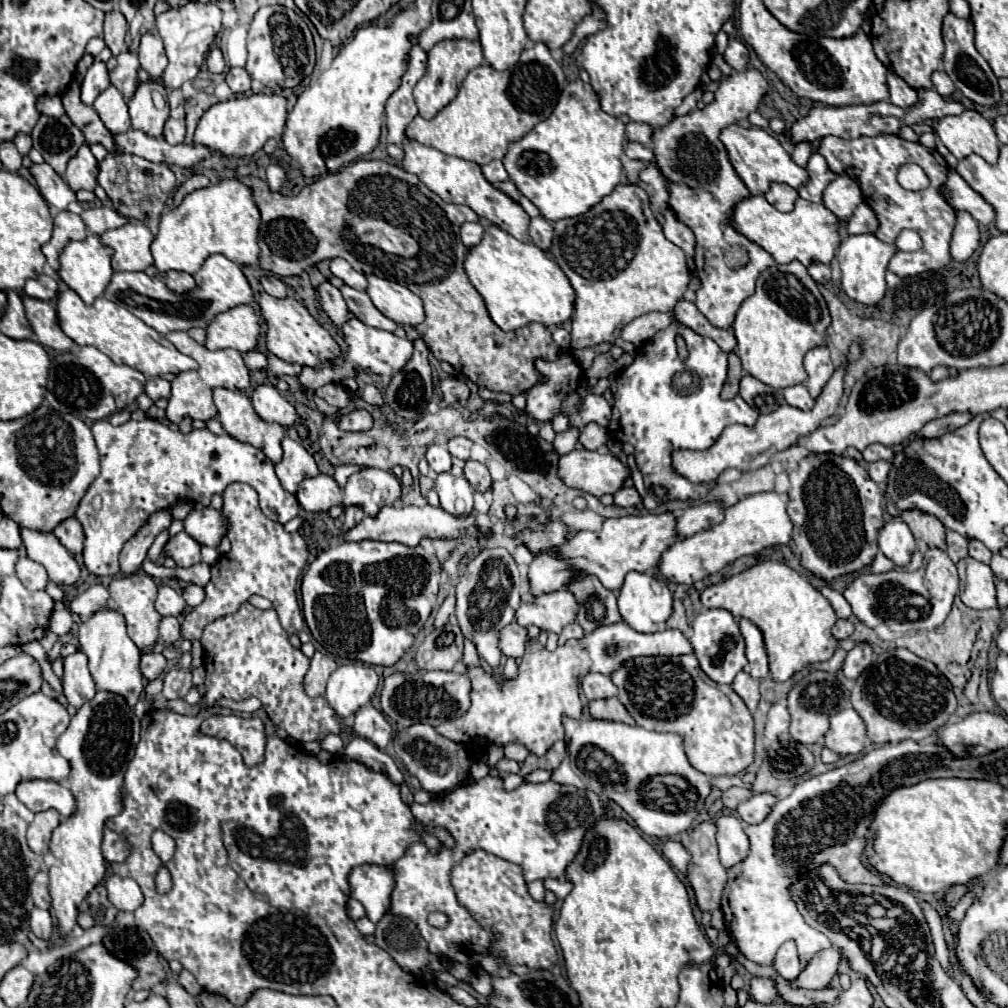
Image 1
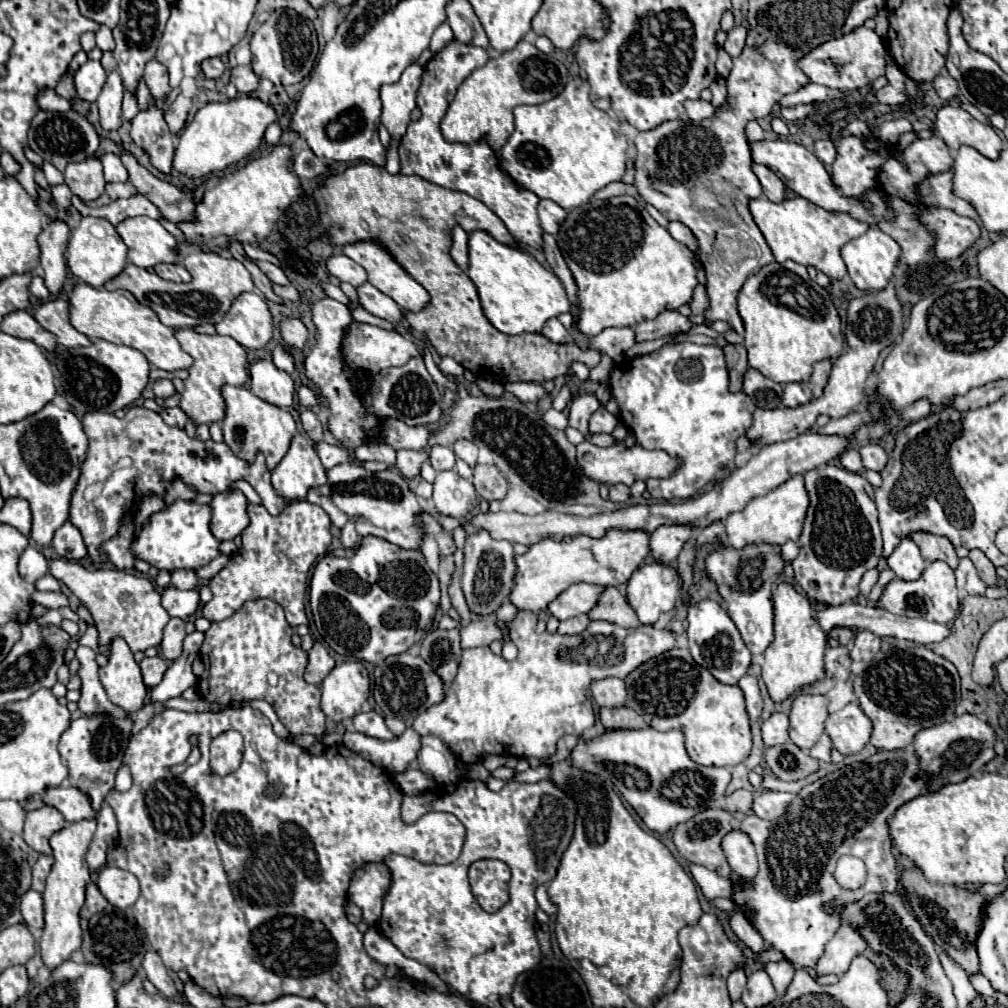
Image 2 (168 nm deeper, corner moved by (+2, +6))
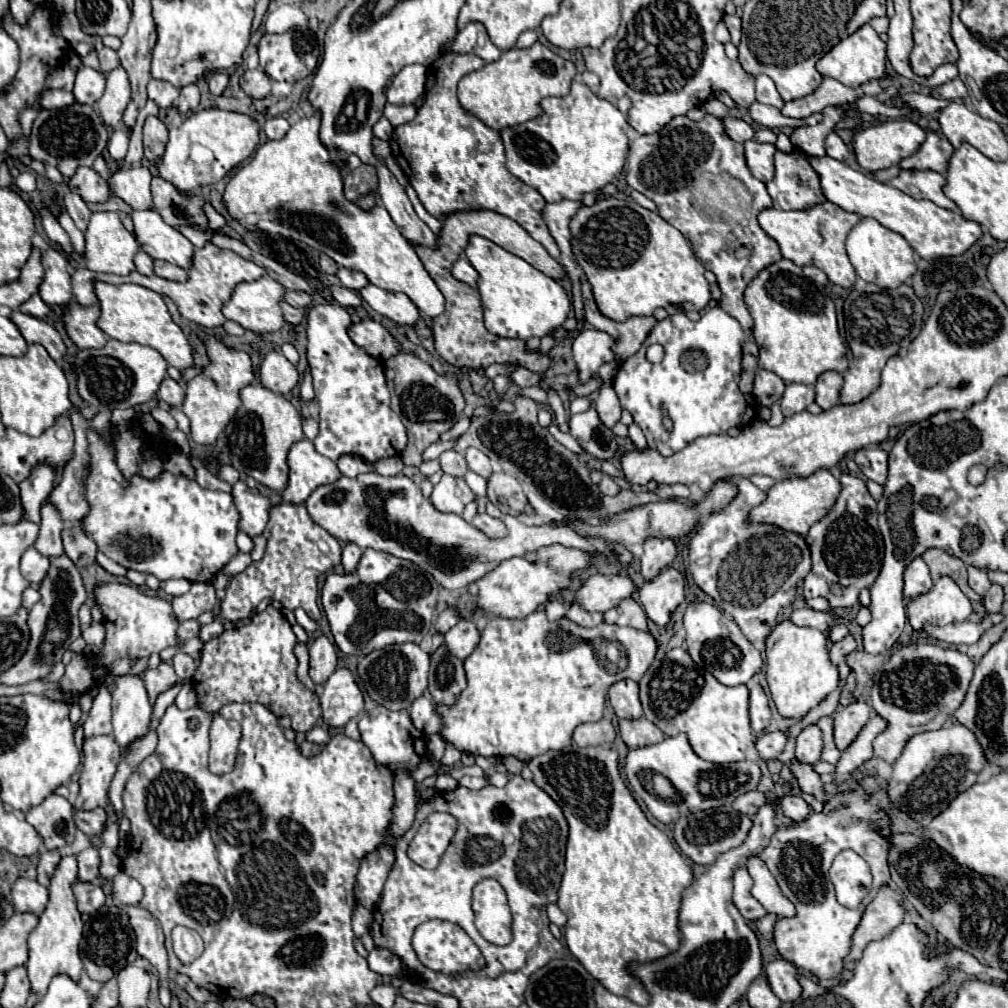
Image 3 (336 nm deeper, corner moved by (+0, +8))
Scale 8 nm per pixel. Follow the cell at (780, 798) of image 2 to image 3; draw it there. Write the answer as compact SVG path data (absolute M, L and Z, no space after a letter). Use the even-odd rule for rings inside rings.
M794 794L782 796L782 814L784 814L786 818L796 820L796 822L802 822L802 820L808 818L810 812L812 812L812 810L808 808L808 804L806 804L802 798L798 798L798 796L794 796Z

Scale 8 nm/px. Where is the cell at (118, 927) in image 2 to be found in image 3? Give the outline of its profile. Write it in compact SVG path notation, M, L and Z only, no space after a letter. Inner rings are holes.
M106 904L96 914L92 914L84 940L80 944L80 958L88 970L88 976L98 982L108 982L122 968L134 964L134 960L138 958L134 944L134 930L128 924L128 914L122 908L114 904Z

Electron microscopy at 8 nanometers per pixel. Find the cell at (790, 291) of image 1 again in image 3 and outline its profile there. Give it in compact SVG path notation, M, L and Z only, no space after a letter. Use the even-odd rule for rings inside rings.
M778 260L766 266L744 292L746 306L754 318L754 340L760 348L758 366L774 372L786 384L814 384L826 370L844 372L848 368L846 346L838 332L836 308L830 296L816 288L792 260Z

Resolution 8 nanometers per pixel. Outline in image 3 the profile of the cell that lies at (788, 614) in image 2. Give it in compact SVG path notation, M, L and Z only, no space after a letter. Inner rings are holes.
M784 618L766 638L766 680L782 716L806 716L838 686L838 668L828 658L826 636L816 628L802 628L790 624L790 618Z

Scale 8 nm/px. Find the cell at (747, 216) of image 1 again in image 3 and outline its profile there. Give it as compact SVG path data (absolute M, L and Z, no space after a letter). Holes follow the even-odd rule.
M832 202L816 204L814 208L806 208L806 212L764 208L758 214L758 222L762 230L772 240L778 242L778 248L784 258L792 260L798 266L818 266L820 270L826 272L830 282L844 286L844 288L852 286L856 280L856 272L848 260L844 242L846 242L848 232L858 224L858 220L860 220L858 214L850 214Z

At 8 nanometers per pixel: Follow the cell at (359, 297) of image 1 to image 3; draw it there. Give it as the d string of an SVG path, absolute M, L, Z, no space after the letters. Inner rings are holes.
M368 284L366 288L360 290L360 296L382 316L388 316L392 318L394 322L398 324L404 324L404 326L412 326L420 314L418 314L418 308L410 302L410 298L406 294L400 294L400 292L388 292L388 290L382 290L374 284Z

